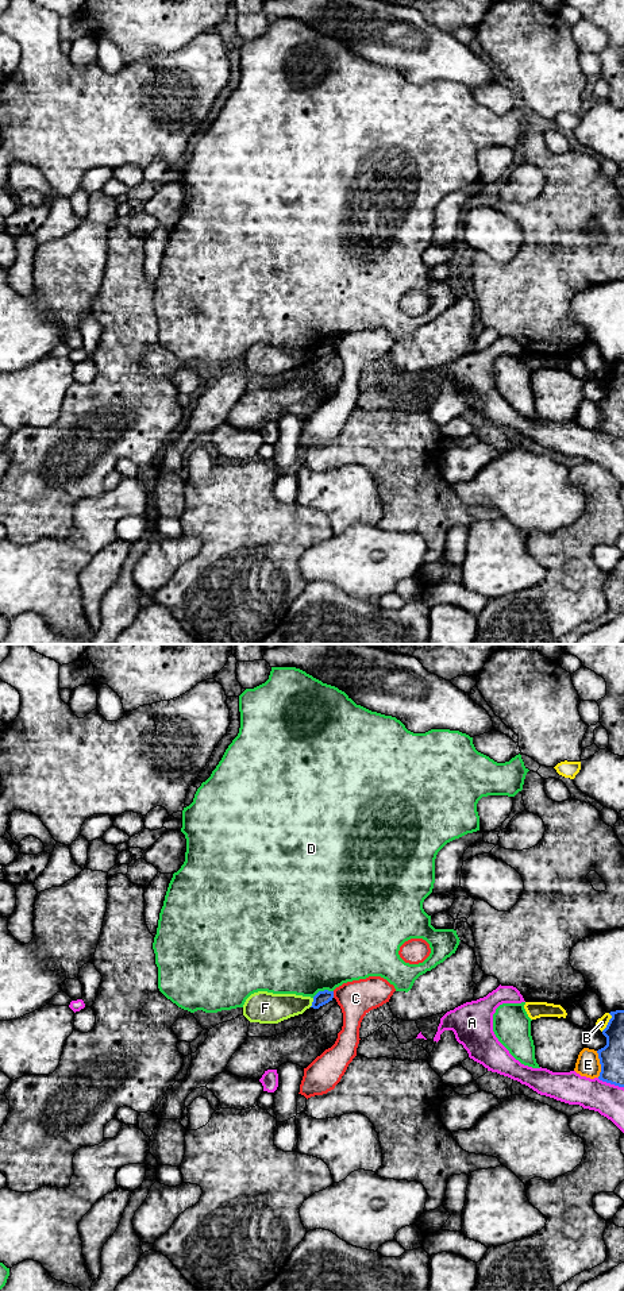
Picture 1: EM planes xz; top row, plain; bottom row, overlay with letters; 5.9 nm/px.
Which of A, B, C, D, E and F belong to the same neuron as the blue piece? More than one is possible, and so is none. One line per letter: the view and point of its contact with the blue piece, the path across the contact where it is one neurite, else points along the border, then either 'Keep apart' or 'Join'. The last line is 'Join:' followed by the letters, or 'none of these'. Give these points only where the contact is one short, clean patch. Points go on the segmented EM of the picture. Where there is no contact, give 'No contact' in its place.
A: Touches blue at xz (611, 1083). Keep apart
B: Touches blue at xz (608, 1022). Keep apart
C: Touches blue at xz (332, 994). Boundary: xz (332, 991), (334, 997). Keep apart
D: Touches blue at xz (322, 991). Keep apart
E: Touches blue at xz (600, 1063). Keep apart
F: Touches blue at xz (312, 1002). Boundary: xz (314, 998), (309, 1006). Keep apart
Join: none of these

